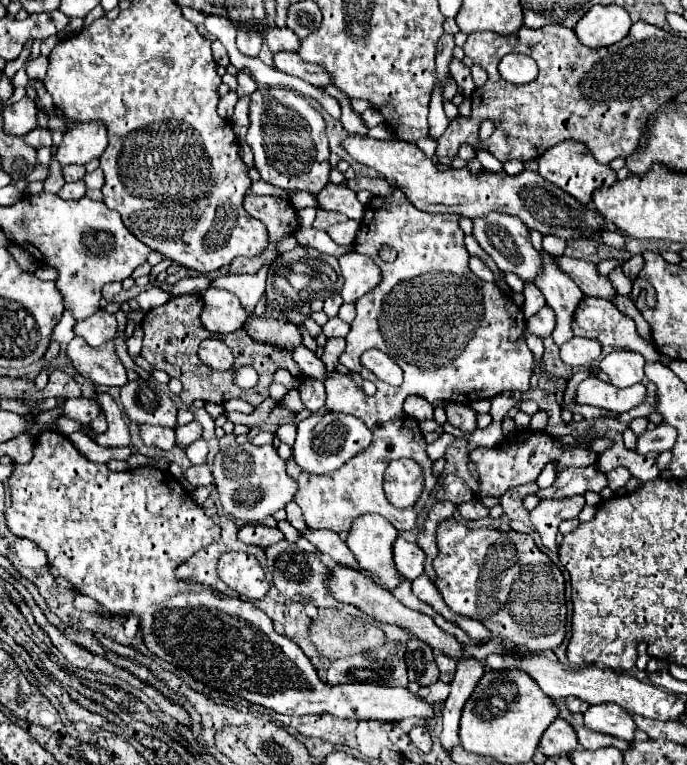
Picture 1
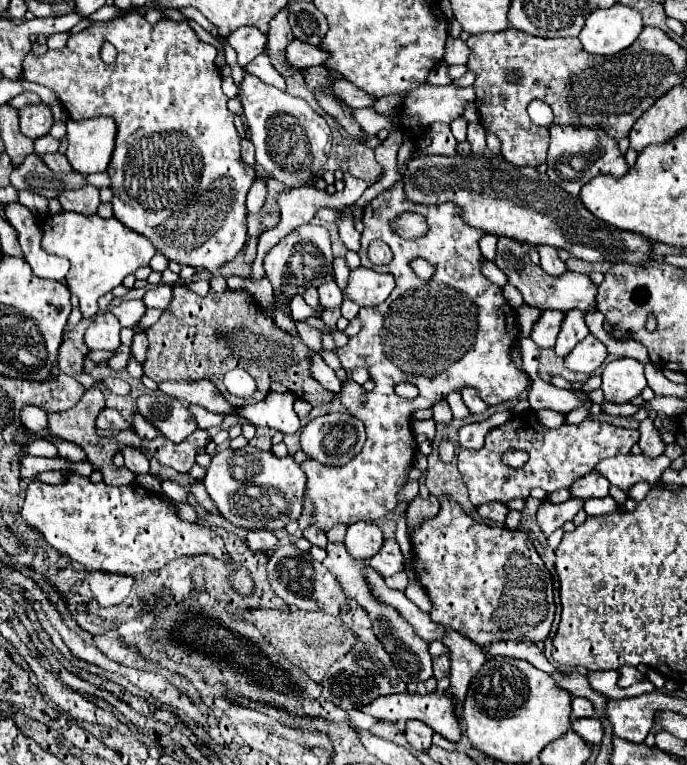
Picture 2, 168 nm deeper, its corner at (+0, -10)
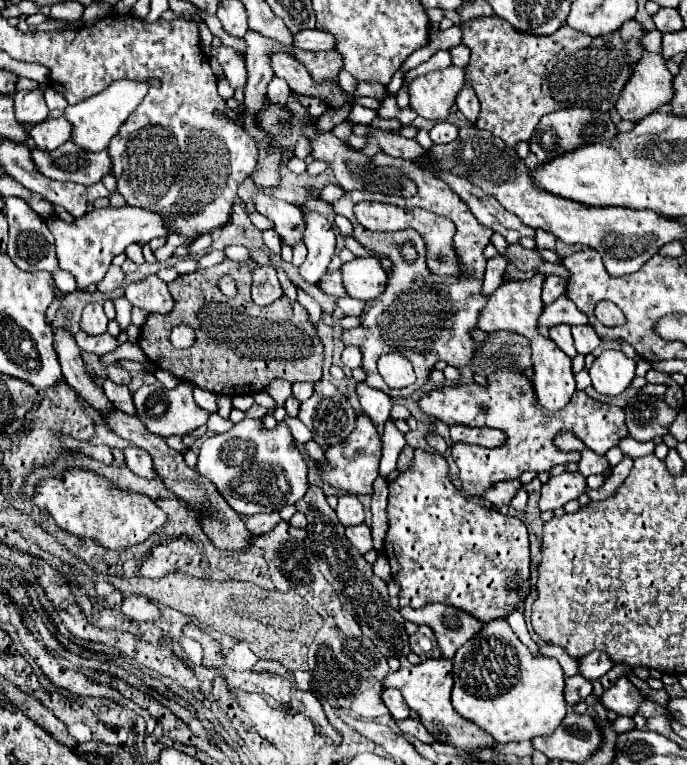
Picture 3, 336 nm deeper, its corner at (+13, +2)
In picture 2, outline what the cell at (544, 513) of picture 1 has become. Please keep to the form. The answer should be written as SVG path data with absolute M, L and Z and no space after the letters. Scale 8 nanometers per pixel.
M569 499L565 503L559 505L551 505L551 503L543 503L541 509L537 511L537 525L541 527L543 535L549 537L555 529L563 527L563 523L573 521L573 517L583 509L583 501L581 499Z

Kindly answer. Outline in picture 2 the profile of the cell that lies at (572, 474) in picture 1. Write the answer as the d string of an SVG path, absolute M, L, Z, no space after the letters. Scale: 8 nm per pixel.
M589 473L585 477L581 477L579 481L575 481L571 485L571 497L577 499L591 499L591 497L607 497L609 495L609 481L597 473Z

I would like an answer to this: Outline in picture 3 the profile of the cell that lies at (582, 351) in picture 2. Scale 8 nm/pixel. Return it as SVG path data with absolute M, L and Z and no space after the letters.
M580 325L580 327L572 327L572 335L574 335L574 345L576 351L580 355L588 355L592 353L602 341L596 335L596 331L592 329L592 325Z

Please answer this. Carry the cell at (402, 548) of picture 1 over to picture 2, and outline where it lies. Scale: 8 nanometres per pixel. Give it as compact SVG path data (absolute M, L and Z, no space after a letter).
M387 539L381 547L381 553L377 553L369 565L373 569L377 569L377 573L381 573L383 577L391 577L399 571L403 571L403 553L399 549L399 543L395 539Z

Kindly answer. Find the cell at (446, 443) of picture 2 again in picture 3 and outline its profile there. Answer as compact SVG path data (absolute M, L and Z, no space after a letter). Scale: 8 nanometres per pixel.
M414 449L412 465L388 483L390 527L384 539L384 553L392 565L392 577L400 585L400 607L422 607L426 603L446 603L468 611L482 623L506 617L530 591L530 547L526 525L494 509L468 501L450 481L448 463L440 453Z

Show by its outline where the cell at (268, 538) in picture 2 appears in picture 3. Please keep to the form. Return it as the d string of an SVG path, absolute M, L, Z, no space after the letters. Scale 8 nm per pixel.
M268 513L268 515L252 515L246 517L246 525L252 533L256 535L264 535L268 531L274 529L274 525L278 525L282 521L282 517L278 513Z

